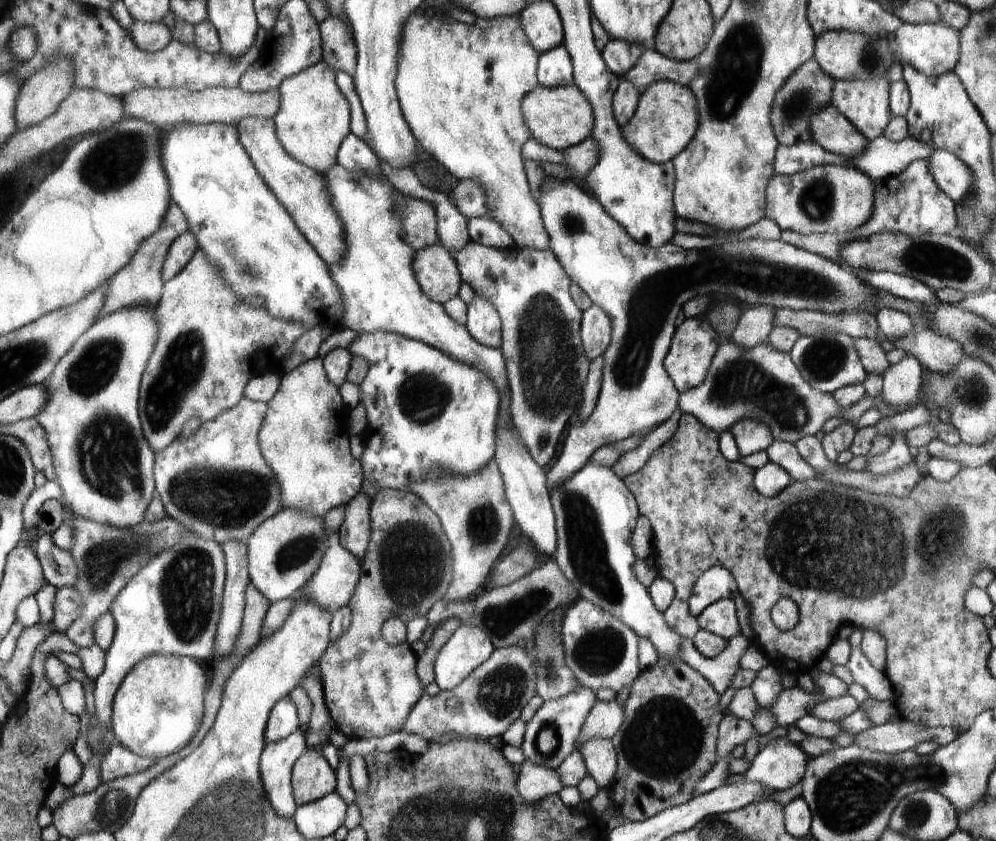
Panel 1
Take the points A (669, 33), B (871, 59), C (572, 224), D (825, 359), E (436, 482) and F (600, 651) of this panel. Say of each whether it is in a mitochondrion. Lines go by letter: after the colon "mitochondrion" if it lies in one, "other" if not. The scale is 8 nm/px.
A: other
B: mitochondrion
C: other
D: mitochondrion
E: mitochondrion
F: mitochondrion

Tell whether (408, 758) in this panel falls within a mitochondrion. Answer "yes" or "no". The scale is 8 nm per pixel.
no

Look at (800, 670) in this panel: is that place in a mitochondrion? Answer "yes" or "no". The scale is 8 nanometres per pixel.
no

